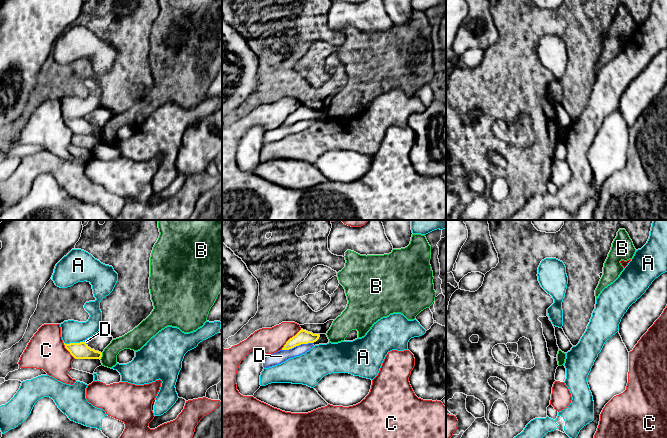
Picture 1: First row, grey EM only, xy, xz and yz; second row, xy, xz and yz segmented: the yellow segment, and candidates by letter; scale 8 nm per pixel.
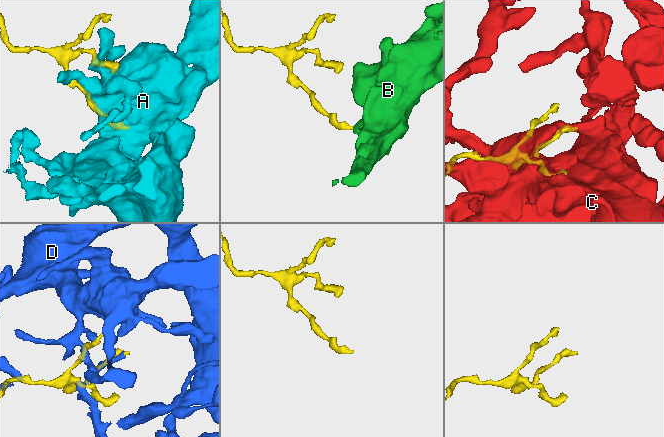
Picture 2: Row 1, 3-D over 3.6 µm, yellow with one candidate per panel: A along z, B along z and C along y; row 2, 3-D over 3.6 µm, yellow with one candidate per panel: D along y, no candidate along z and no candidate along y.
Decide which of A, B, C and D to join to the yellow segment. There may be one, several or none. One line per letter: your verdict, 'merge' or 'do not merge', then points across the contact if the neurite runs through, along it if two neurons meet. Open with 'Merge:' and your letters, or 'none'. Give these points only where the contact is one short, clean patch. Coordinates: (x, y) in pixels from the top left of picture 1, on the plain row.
Merge: none
A: do not merge
B: do not merge; border along xy (102, 129), (100, 135)
C: do not merge
D: do not merge

